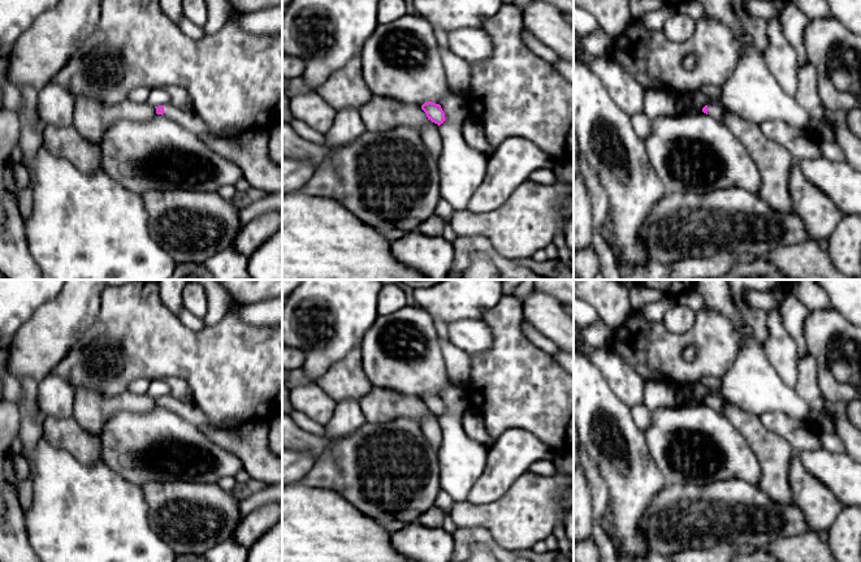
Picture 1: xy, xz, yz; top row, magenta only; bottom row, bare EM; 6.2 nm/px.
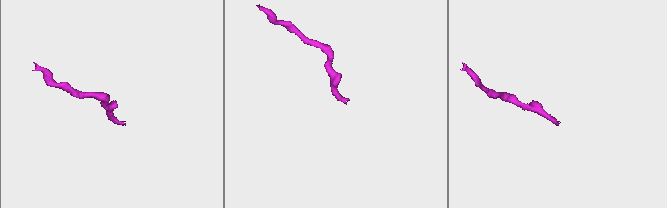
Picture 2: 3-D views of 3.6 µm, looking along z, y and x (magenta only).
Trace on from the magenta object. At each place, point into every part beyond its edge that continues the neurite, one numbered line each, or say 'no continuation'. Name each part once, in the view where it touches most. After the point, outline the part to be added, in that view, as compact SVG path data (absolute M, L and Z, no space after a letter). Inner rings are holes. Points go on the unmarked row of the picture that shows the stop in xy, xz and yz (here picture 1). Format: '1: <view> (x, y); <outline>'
1: xy (189, 411); M172 394L164 397L163 407L176 412L178 416L196 427L212 425L222 429L235 429L245 425L215 424L198 408L198 406L194 402L182 402L179 399L176 399Z

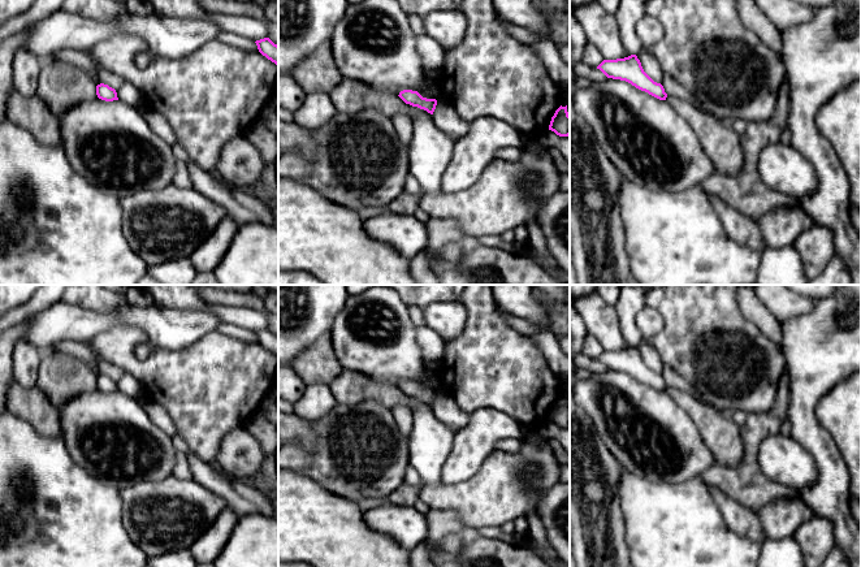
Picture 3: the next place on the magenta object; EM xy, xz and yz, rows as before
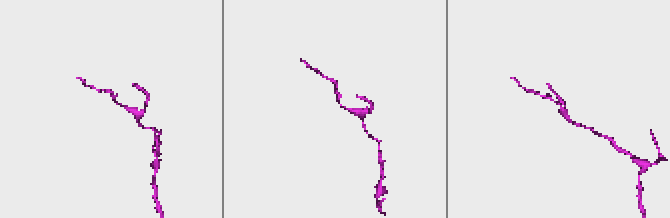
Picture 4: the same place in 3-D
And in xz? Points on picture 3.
no continuation

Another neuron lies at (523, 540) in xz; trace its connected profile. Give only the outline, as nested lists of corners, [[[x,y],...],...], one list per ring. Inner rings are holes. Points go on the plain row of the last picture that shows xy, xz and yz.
[[[509,533],[509,534],[498,534],[503,541],[532,550],[535,554],[542,558],[542,550],[535,544],[529,533]]]

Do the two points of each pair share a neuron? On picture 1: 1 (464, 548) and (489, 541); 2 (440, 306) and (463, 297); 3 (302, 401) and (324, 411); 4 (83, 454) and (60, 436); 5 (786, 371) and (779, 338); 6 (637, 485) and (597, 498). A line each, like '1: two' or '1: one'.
1: one
2: one
3: one
4: one
5: one
6: two

